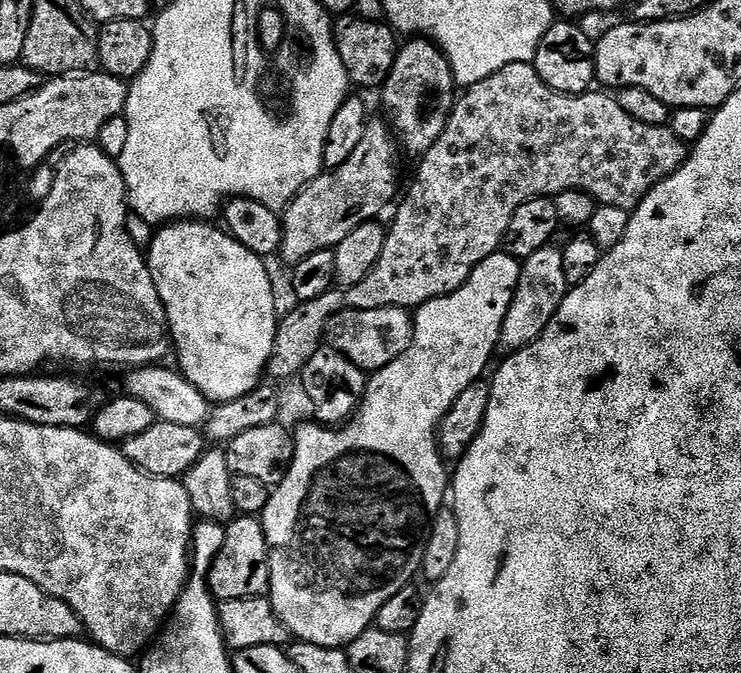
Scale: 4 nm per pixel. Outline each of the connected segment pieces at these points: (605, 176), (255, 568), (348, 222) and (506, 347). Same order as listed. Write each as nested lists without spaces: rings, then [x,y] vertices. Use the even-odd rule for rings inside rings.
[[[532,64],[502,66],[502,70],[490,74],[490,78],[486,78],[482,82],[478,82],[473,88],[467,89],[457,99],[456,106],[452,109],[452,117],[448,120],[442,138],[438,138],[438,142],[428,152],[423,153],[419,159],[421,162],[416,168],[416,177],[413,178],[412,185],[408,188],[408,197],[401,202],[400,209],[397,210],[396,217],[392,220],[392,228],[390,224],[390,231],[384,238],[384,249],[374,266],[374,270],[370,270],[370,274],[358,286],[350,286],[346,289],[339,286],[333,287],[332,291],[322,294],[316,300],[305,300],[297,303],[295,305],[297,308],[290,309],[285,316],[283,313],[276,325],[274,348],[270,350],[266,367],[267,375],[272,375],[276,380],[292,380],[295,376],[297,379],[303,373],[306,362],[316,351],[321,349],[326,325],[337,312],[349,308],[357,308],[358,310],[378,310],[379,308],[415,310],[434,298],[445,296],[447,292],[461,288],[470,278],[472,271],[482,261],[501,251],[504,235],[508,233],[510,226],[510,218],[514,218],[514,210],[518,210],[518,206],[522,206],[528,200],[533,200],[535,196],[555,198],[558,193],[566,190],[582,190],[591,194],[597,205],[609,204],[610,206],[622,206],[629,210],[635,210],[646,198],[646,194],[650,190],[654,190],[654,186],[661,184],[667,176],[673,176],[684,165],[684,161],[690,155],[690,148],[689,145],[681,142],[667,126],[663,124],[650,126],[646,122],[638,122],[638,118],[630,118],[630,114],[626,114],[626,110],[622,110],[622,106],[616,100],[615,95],[609,94],[607,91],[604,91],[605,93],[596,91],[582,92],[579,96],[569,96],[567,92],[555,92],[546,82],[542,82],[542,78],[536,73]]]
[[[237,515],[224,529],[224,541],[222,550],[212,562],[212,570],[206,579],[211,587],[212,595],[217,601],[241,600],[242,598],[254,598],[255,596],[268,596],[270,586],[270,566],[268,565],[269,546],[266,542],[264,525],[257,517]]]
[[[376,122],[369,123],[368,129],[364,131],[362,142],[358,142],[358,150],[350,154],[342,166],[325,171],[323,174],[311,180],[300,193],[292,199],[292,203],[282,212],[282,227],[280,229],[280,251],[281,257],[289,260],[289,265],[294,266],[302,262],[310,254],[327,248],[335,249],[336,245],[346,238],[360,224],[375,221],[376,216],[392,200],[396,192],[396,152],[398,144],[393,133],[387,127],[384,128]]]
[[[549,246],[527,256],[520,265],[518,286],[512,292],[510,310],[506,310],[506,318],[502,322],[499,351],[511,354],[519,348],[533,344],[542,334],[542,330],[546,330],[569,291],[564,254],[559,247]]]

